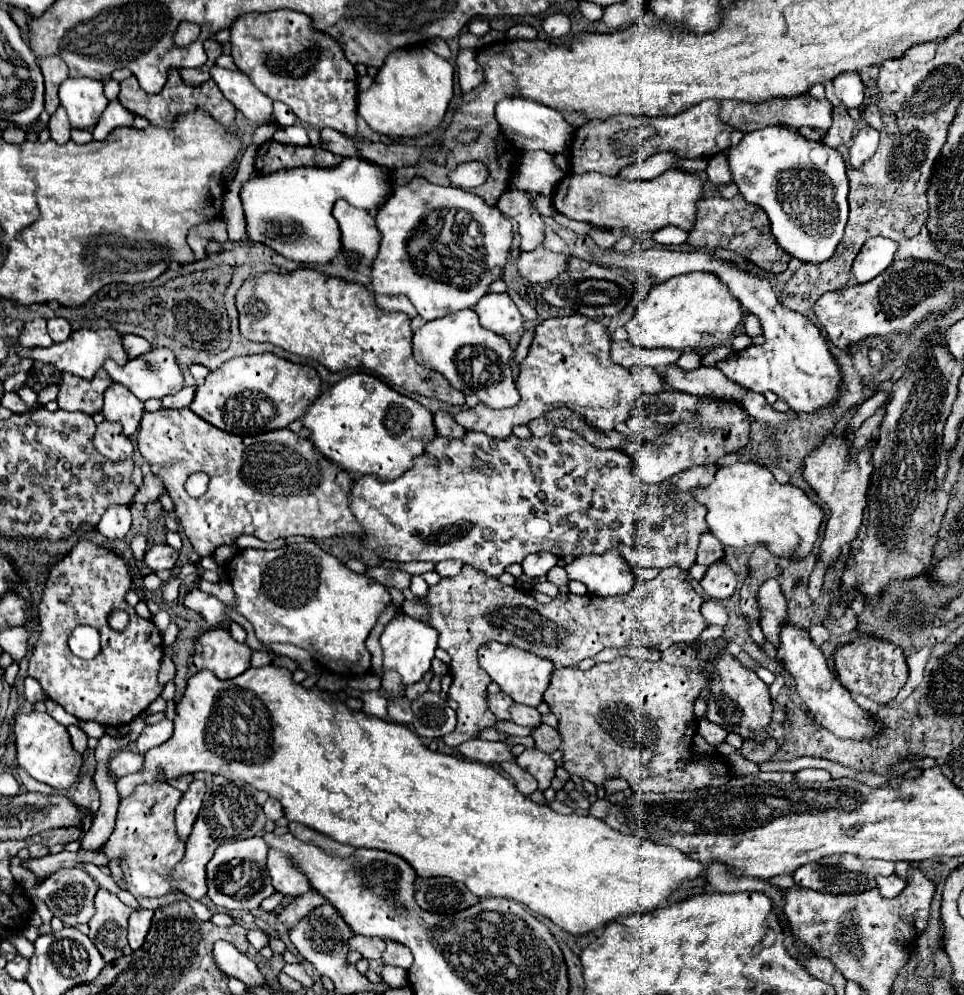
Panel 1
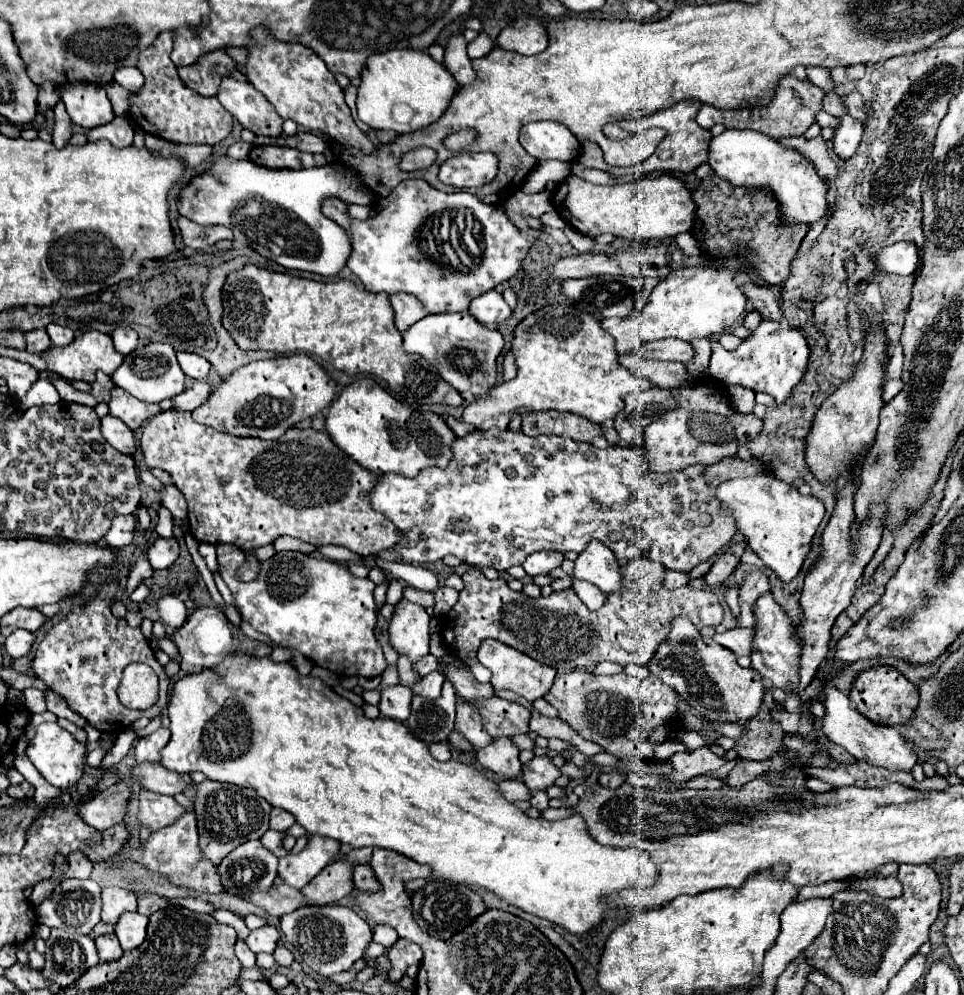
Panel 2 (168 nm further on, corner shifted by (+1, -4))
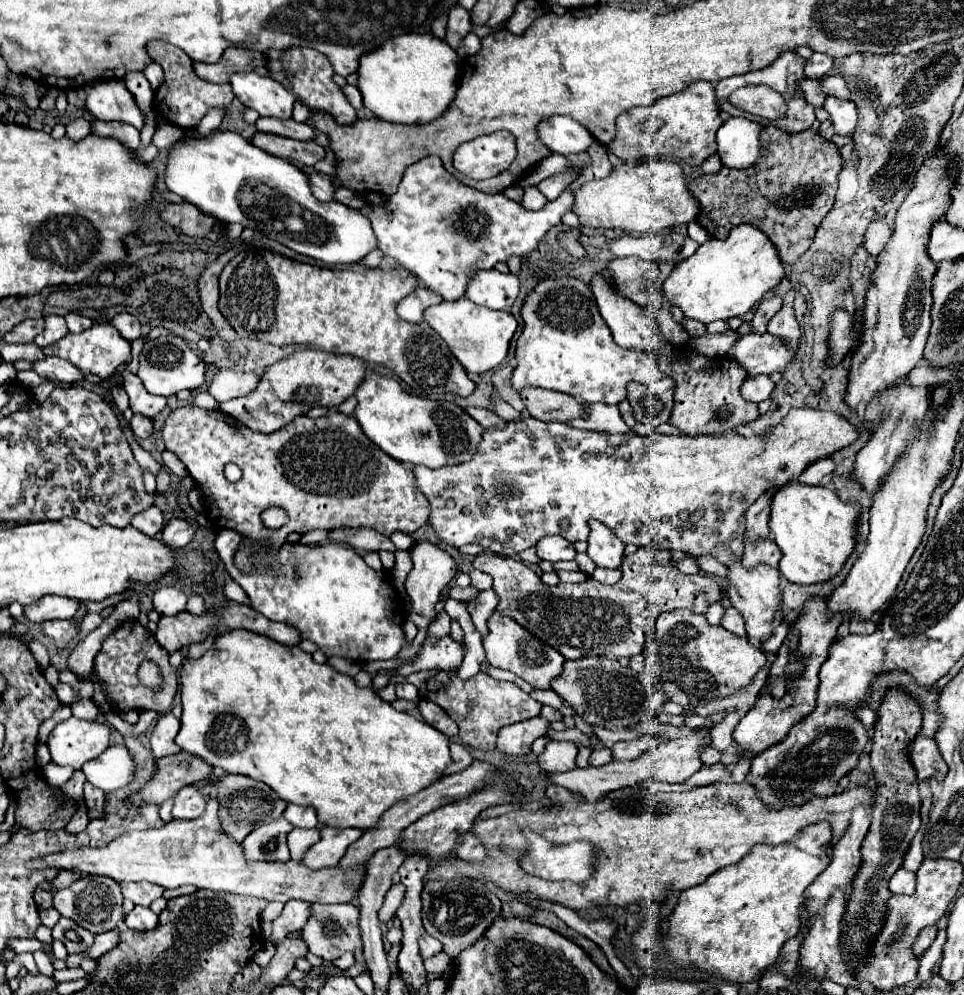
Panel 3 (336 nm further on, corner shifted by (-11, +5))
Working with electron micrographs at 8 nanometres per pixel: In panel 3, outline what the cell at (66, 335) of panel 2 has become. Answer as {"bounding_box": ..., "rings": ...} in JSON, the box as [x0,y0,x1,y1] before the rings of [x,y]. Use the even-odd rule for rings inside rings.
{"bounding_box":[65,313,93,333],"rings":[[[69,313],[65,317],[67,321],[67,327],[69,327],[69,333],[83,333],[85,329],[89,329],[93,325],[93,321],[89,317],[81,317],[77,313]]]}

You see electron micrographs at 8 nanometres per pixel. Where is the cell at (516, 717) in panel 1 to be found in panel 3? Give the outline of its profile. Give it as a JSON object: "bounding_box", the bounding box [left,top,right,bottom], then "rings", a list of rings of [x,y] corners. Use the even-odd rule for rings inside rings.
{"bounding_box":[407,671,541,749],"rings":[[[419,671],[407,677],[409,683],[419,687],[421,699],[439,703],[459,725],[459,739],[471,749],[495,749],[497,731],[505,725],[519,723],[541,713],[541,703],[523,693],[515,683],[497,681],[485,673],[477,673],[467,681],[459,681],[455,671]]]}

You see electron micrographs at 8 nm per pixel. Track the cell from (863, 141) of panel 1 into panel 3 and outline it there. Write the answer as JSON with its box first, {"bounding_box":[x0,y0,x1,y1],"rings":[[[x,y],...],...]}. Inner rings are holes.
{"bounding_box":[823,97,859,137],"rings":[[[827,97],[823,107],[829,111],[831,123],[833,123],[837,135],[841,135],[841,137],[855,135],[859,115],[857,115],[857,107],[853,101],[845,101],[839,97]]]}

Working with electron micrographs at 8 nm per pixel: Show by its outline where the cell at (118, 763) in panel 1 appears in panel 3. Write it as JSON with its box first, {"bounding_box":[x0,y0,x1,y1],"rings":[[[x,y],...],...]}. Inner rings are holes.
{"bounding_box":[207,773,287,843],"rings":[[[229,773],[223,775],[223,777],[209,775],[207,781],[217,791],[217,801],[219,801],[221,813],[223,813],[223,815],[219,815],[223,831],[235,843],[241,843],[255,827],[277,821],[287,807],[287,803],[269,785],[255,781],[255,779],[249,779],[245,775],[229,775]]]}

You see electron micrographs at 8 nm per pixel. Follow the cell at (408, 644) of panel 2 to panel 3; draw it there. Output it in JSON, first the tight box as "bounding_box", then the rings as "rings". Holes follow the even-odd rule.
{"bounding_box":[405,543,455,619],"rings":[[[419,543],[411,547],[413,571],[407,575],[405,587],[417,615],[435,619],[435,603],[455,575],[455,561],[433,543]]]}

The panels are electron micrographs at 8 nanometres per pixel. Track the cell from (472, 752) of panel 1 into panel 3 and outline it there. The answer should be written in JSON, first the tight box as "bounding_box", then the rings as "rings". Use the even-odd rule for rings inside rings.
{"bounding_box":[497,717,549,757],"rings":[[[543,717],[507,725],[497,735],[497,749],[507,757],[523,757],[531,751],[533,741],[545,735],[547,729],[549,723]]]}

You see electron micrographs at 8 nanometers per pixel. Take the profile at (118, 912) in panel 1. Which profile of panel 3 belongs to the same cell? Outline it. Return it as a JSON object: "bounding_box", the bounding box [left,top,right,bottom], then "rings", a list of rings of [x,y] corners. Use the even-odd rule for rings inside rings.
{"bounding_box":[121,881,163,907],"rings":[[[149,881],[121,883],[121,891],[123,891],[125,899],[131,899],[135,905],[143,905],[143,907],[149,907],[153,899],[163,895],[163,887],[149,883]]]}

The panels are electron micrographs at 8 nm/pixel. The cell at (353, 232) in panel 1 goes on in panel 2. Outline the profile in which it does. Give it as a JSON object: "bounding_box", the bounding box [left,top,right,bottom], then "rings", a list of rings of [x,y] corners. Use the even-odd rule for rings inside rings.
{"bounding_box":[321,198,349,230],"rings":[[[327,198],[323,204],[321,204],[321,212],[335,220],[339,226],[343,226],[345,230],[349,230],[349,212],[347,212],[347,204],[341,202],[339,198]]]}

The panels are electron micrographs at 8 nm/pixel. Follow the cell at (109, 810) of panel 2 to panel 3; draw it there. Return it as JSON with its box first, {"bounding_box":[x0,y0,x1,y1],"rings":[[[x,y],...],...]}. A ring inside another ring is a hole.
{"bounding_box":[127,753,211,807],"rings":[[[187,753],[161,757],[161,759],[157,759],[153,777],[139,791],[129,795],[127,805],[137,807],[147,801],[159,805],[159,803],[171,799],[173,793],[179,791],[181,787],[201,781],[207,775],[211,775],[211,765],[207,765],[199,757],[193,757]]]}

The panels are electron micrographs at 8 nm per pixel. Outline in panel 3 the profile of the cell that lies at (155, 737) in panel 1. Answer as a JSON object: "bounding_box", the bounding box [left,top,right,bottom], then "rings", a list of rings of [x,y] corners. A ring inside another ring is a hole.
{"bounding_box":[151,713,181,759],"rings":[[[171,713],[159,717],[157,725],[153,727],[153,733],[151,733],[151,751],[153,751],[153,757],[159,759],[159,757],[167,757],[167,755],[175,755],[179,753],[181,749],[175,745],[175,735],[179,733],[179,719],[175,719]]]}

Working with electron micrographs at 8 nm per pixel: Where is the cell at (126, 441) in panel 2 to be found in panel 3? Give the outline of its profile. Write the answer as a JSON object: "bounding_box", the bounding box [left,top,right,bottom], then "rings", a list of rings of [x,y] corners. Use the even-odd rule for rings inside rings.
{"bounding_box":[131,415,153,439],"rings":[[[133,415],[131,419],[131,429],[137,439],[147,439],[153,433],[153,421],[143,417],[143,415]]]}

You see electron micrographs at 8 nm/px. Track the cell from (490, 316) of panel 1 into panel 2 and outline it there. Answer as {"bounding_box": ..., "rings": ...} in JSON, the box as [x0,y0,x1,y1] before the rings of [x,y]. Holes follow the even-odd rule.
{"bounding_box":[469,290,511,328],"rings":[[[487,290],[481,296],[473,298],[469,304],[469,312],[489,328],[495,328],[499,322],[511,316],[511,308],[497,290]]]}

